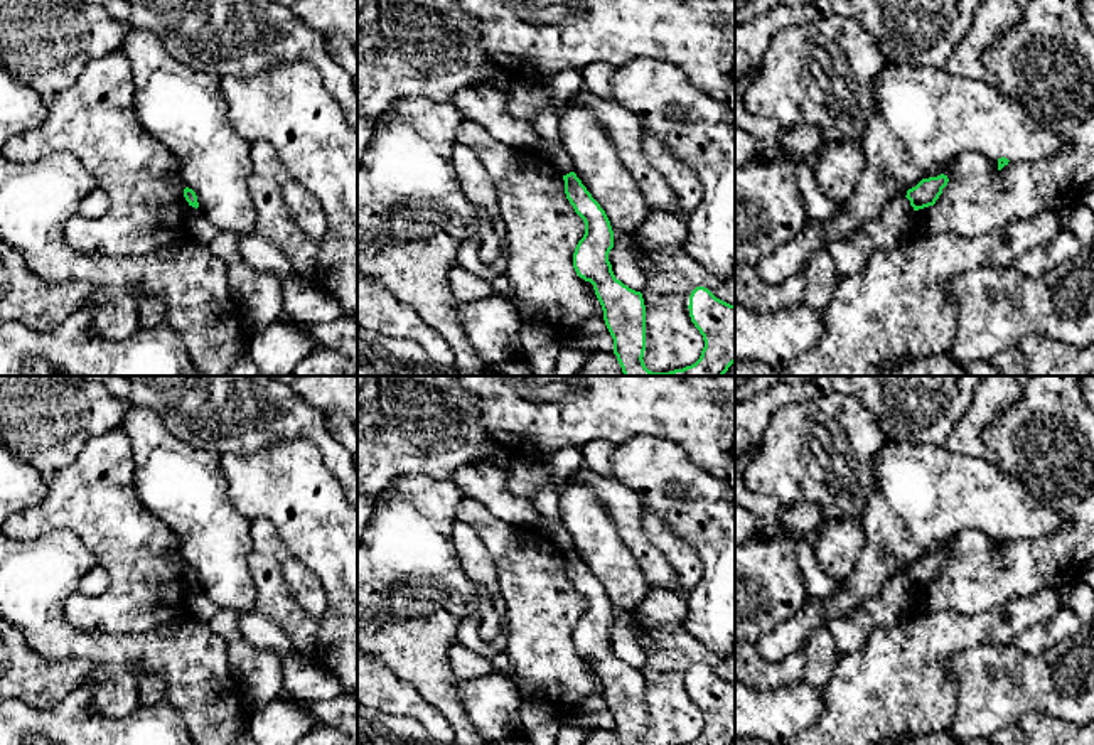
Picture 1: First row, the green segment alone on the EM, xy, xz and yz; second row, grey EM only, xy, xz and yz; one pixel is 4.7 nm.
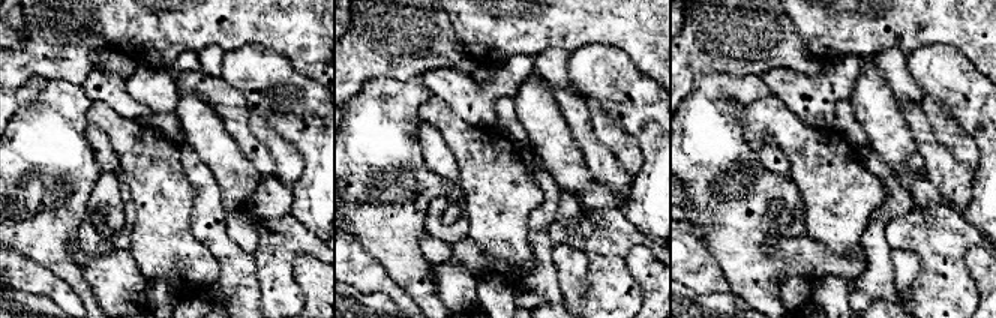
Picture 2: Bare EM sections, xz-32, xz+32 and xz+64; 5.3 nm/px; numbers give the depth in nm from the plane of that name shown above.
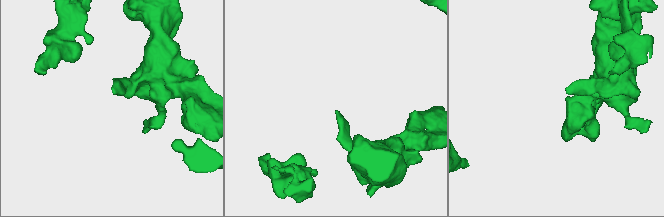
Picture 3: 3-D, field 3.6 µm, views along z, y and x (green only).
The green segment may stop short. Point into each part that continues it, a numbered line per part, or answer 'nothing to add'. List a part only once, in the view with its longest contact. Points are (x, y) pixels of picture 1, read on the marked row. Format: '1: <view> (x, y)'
nothing to add

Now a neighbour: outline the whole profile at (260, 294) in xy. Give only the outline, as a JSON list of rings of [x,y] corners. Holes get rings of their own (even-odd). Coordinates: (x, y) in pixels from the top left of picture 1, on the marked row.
[[[219,231],[206,246],[226,263],[231,295],[255,334],[280,320],[283,281],[275,273],[249,268],[239,255],[239,239],[241,234]]]

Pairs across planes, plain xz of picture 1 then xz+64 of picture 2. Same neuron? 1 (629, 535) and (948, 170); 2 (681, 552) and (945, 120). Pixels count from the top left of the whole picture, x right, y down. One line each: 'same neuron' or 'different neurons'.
1: same neuron
2: same neuron

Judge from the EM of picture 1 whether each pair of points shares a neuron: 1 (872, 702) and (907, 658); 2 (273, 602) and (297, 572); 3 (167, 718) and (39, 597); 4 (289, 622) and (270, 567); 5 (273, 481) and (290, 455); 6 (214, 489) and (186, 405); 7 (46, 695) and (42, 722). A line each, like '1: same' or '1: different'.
1: same
2: different
3: different
4: same
5: same
6: different
7: different

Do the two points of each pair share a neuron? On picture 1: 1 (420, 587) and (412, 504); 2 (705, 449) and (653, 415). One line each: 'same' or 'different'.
1: same
2: same

